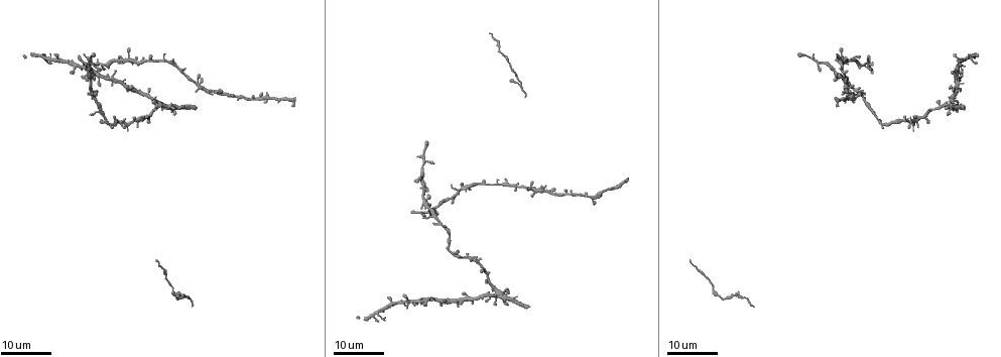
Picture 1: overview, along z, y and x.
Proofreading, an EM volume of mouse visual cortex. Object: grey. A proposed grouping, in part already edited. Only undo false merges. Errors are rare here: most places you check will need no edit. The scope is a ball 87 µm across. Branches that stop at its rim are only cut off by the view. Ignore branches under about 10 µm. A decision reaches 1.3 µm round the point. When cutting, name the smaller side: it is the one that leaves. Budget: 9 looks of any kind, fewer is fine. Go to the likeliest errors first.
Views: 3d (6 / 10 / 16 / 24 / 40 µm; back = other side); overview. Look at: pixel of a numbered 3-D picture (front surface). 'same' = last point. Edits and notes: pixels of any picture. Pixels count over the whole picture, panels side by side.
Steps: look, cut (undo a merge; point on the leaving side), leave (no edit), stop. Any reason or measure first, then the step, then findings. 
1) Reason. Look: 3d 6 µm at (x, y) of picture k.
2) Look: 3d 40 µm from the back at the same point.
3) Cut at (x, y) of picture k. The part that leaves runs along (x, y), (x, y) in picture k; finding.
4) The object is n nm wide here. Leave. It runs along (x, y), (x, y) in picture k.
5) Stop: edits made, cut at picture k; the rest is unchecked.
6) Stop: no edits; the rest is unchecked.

Four or more arms meet. Look: 3d 16 µm at (90, 89) of picture 1.

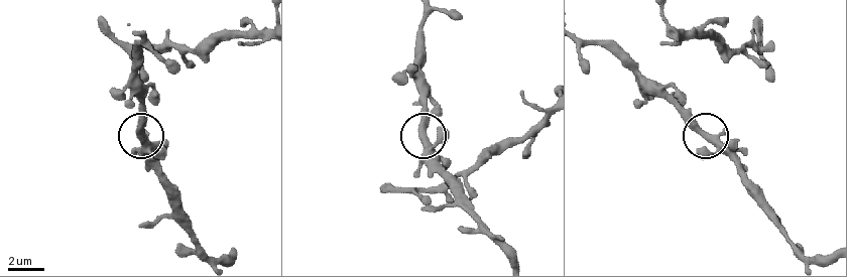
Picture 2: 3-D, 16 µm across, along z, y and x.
Look: 3d 6 µm at (426, 145) of picture 2.

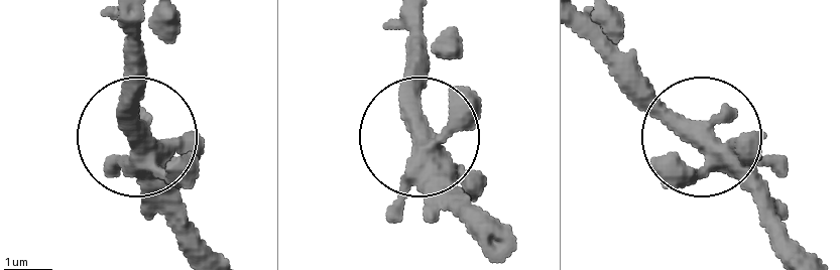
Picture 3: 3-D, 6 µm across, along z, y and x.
Look: 3d 6 µm from the back at (696, 141) of picture 3.

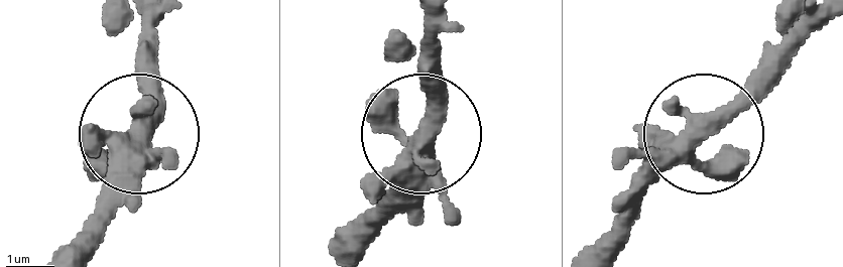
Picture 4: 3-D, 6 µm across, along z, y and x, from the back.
The side arm is 15 µm long. Leave. All the same neuron.

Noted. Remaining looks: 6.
Looks like a crossing. Look: 3d 16 µm at (132, 60) of picture 1.

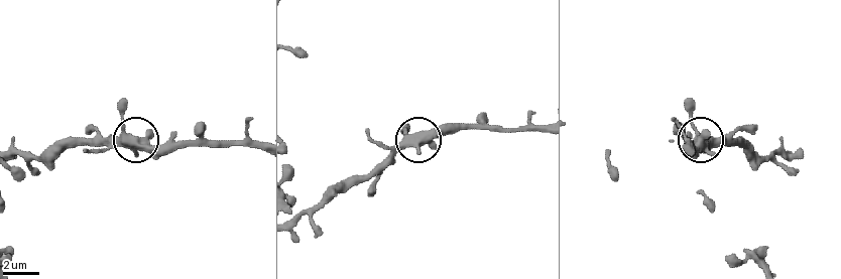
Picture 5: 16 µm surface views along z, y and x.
Look: 3d 6 µm at (134, 140) of picture 5.

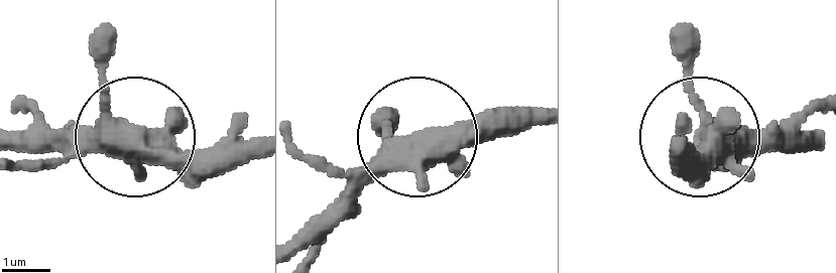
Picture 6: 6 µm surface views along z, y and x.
Leave. One neuron here.

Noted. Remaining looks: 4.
A narrow waist. Look: 3d 24 µm at (464, 256) of picture 1.

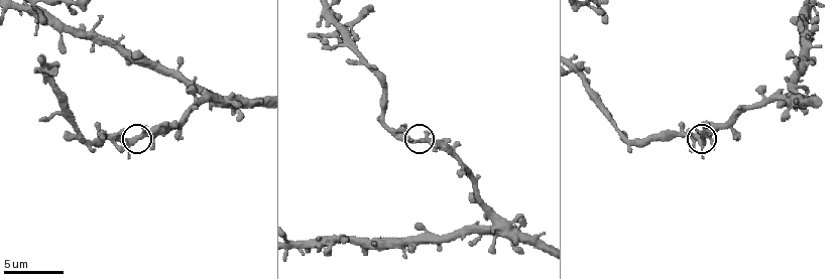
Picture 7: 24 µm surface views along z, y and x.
Look: 3d 10 µm at (134, 140) of picture 7.

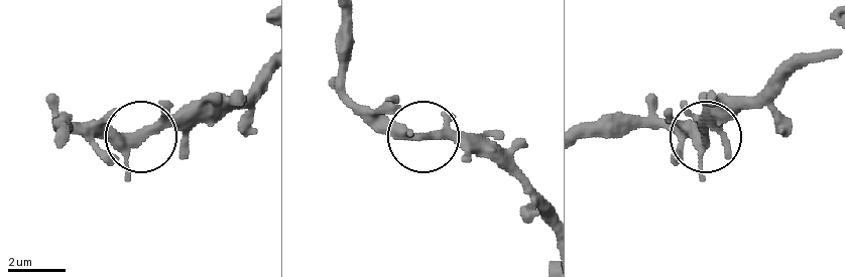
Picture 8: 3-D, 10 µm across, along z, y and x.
Closer look. Look: 3d 6 µm at (139, 136) of picture 8.

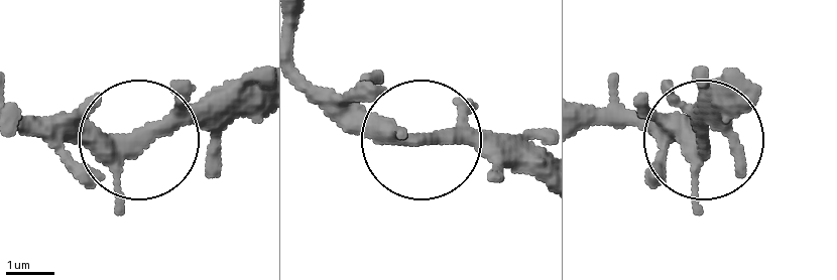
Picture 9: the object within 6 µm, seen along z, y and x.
4 arms meet here. Leave. Continuous, no second neuron.

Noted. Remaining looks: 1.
Side arm on a straight run. Look: 3d 6 µm at (317, 36) of picture 7.

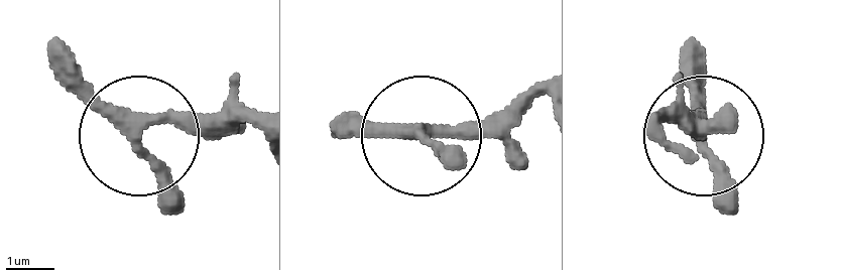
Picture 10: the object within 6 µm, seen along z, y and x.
3 arms meet here. Leave. It runs along (257, 122), (125, 126), (56, 49) in picture 10; one neuron here.

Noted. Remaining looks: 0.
Stop: no edits; the rest is unchecked.

